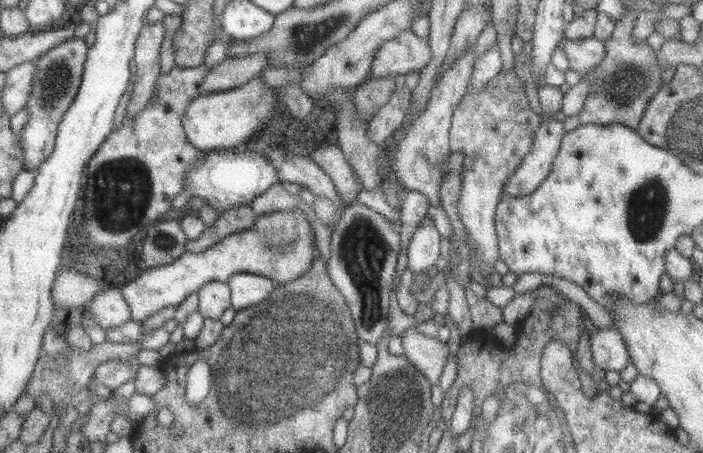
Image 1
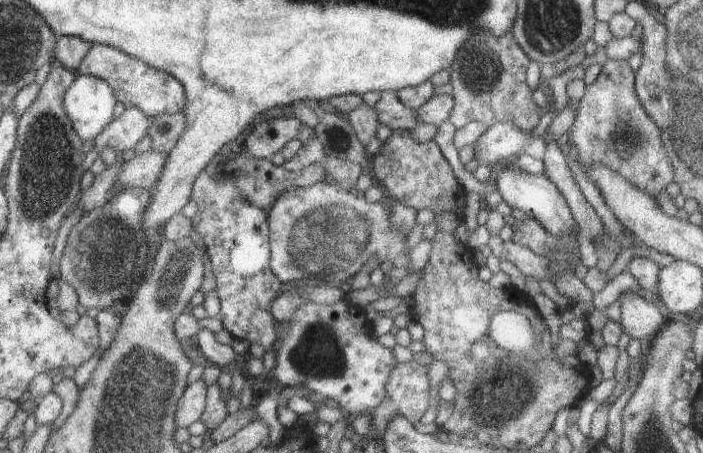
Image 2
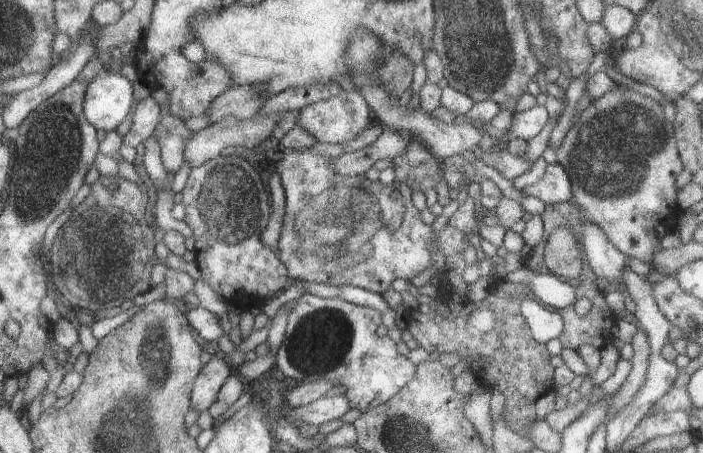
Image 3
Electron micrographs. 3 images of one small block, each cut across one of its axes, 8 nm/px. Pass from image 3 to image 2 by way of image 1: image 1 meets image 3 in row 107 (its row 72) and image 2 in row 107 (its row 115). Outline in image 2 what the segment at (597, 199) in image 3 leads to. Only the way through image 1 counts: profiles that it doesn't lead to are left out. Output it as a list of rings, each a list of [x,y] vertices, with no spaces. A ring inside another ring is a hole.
[[[608,59],[603,64],[600,74],[579,100],[576,118],[568,133],[570,145],[576,147],[581,164],[604,164],[655,200],[673,181],[674,170],[666,156],[660,128],[640,104],[635,89],[635,72],[627,60]]]

